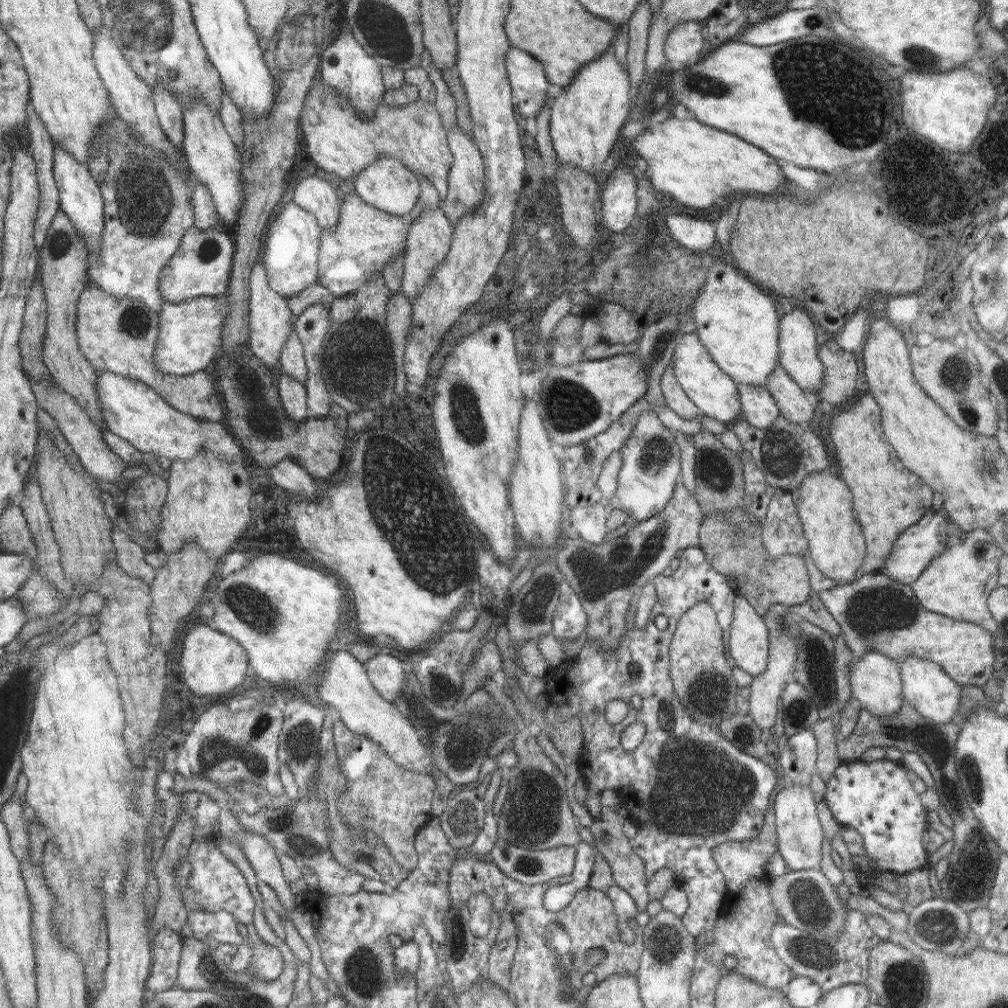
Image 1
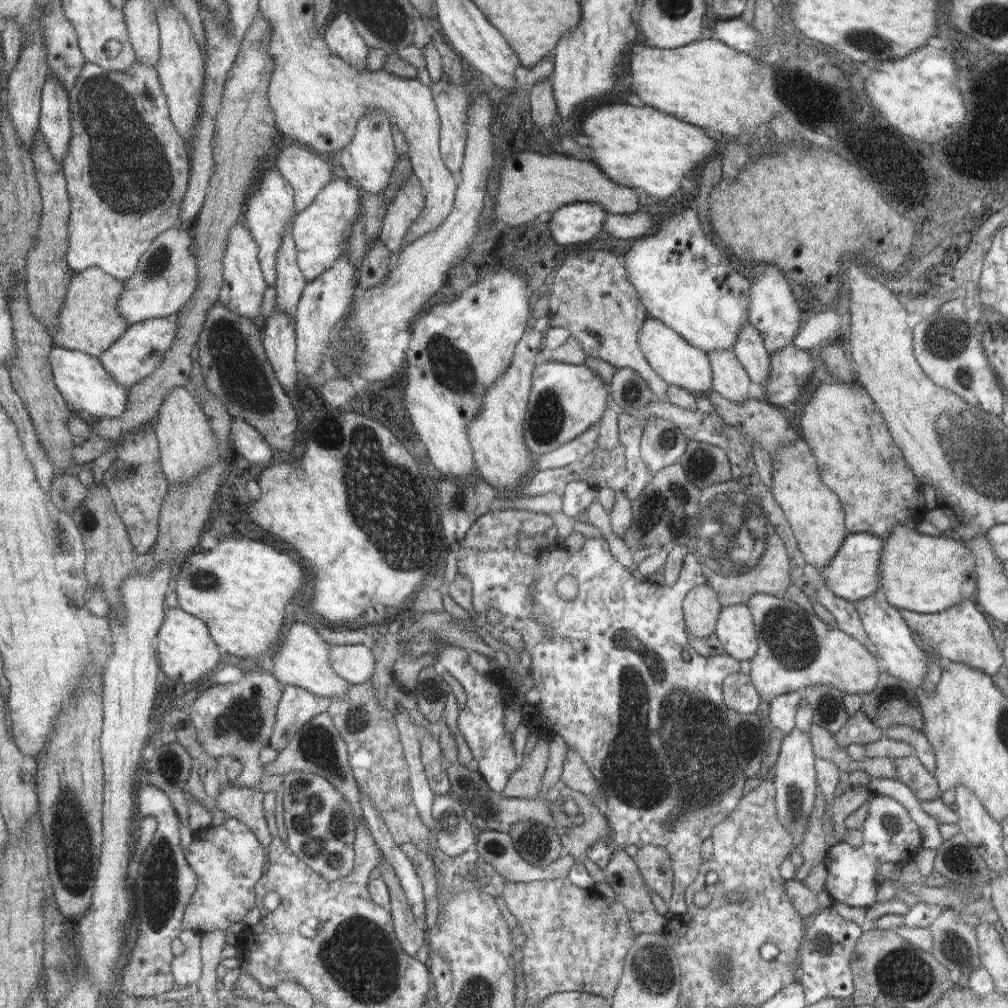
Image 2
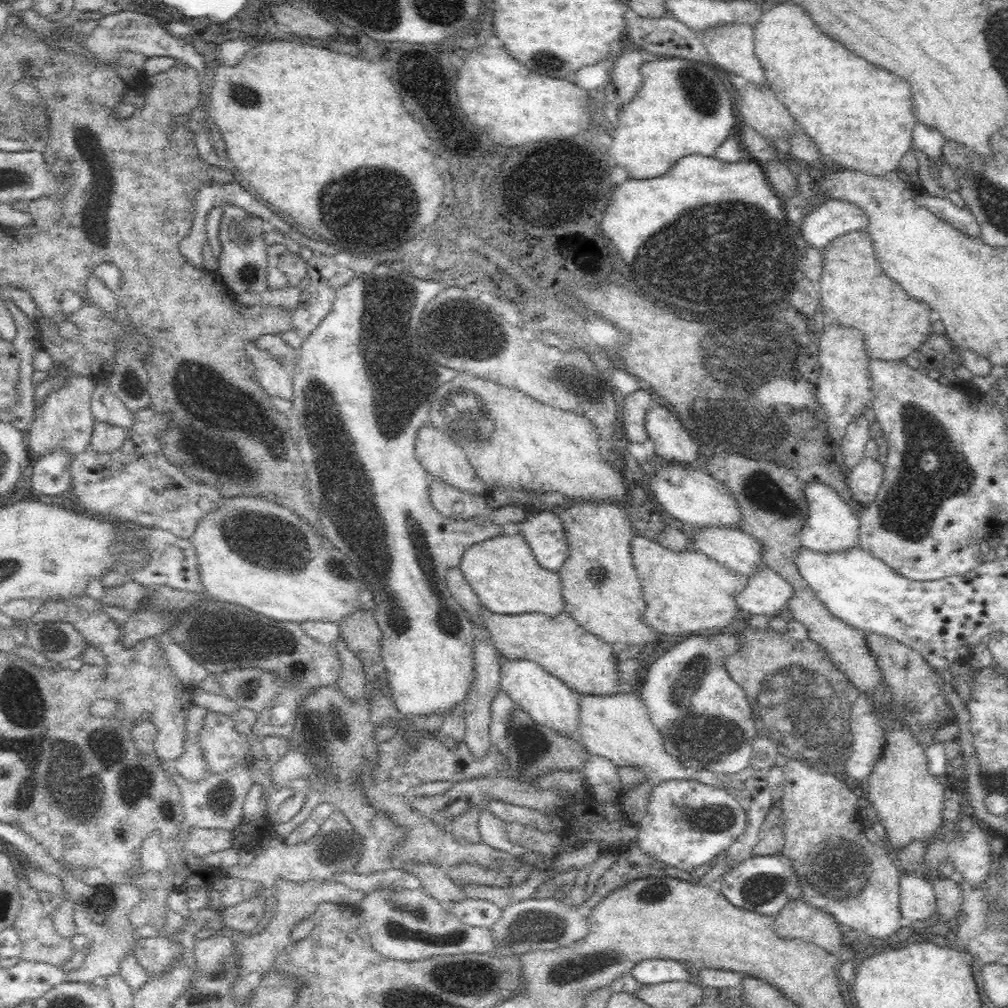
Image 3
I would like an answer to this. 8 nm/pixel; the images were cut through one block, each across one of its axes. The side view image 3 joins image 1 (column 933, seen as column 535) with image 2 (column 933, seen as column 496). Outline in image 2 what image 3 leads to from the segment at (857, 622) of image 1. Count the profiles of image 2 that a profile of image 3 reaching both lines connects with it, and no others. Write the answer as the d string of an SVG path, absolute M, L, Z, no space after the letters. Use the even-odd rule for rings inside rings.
M961 600L957 606L947 608L943 612L913 612L907 608L897 608L899 614L905 618L911 630L915 630L921 638L925 638L927 646L931 646L943 662L957 662L957 664L967 664L971 668L977 668L979 672L985 672L993 678L997 678L999 668L1005 666L1005 656L1003 650L999 650L991 628L983 614L975 608L975 600Z

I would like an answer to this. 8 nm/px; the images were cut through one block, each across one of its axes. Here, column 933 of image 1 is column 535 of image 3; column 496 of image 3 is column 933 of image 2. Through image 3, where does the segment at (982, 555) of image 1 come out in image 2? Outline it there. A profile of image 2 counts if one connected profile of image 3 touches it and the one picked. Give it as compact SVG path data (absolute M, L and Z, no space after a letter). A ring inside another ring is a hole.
M897 524L897 526L893 528L891 536L889 536L889 538L883 538L883 540L885 540L885 548L883 548L881 566L879 566L879 582L881 582L883 586L879 588L879 594L881 594L891 606L895 606L895 608L907 608L907 610L913 610L913 612L923 612L923 614L927 614L927 612L943 612L943 610L947 610L947 608L957 606L961 600L973 600L973 598L975 598L975 590L977 590L977 582L975 582L975 562L973 562L975 556L973 556L973 548L971 548L967 542L963 542L963 540L953 540L953 538L943 538L943 536L927 536L927 534L921 534L921 532L917 532L917 530L907 528L907 526L903 526L903 524Z

